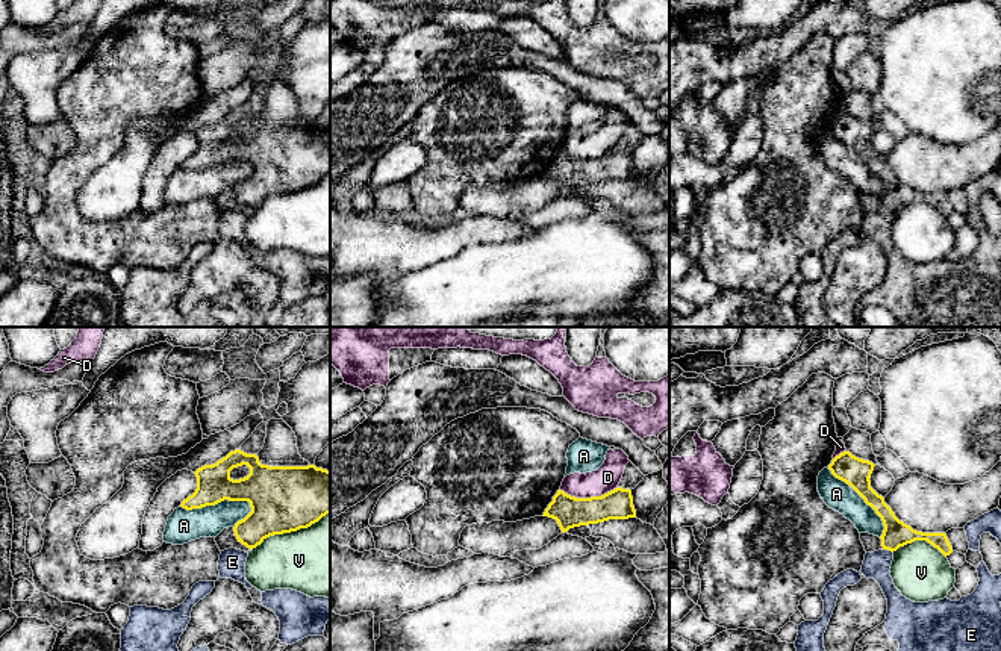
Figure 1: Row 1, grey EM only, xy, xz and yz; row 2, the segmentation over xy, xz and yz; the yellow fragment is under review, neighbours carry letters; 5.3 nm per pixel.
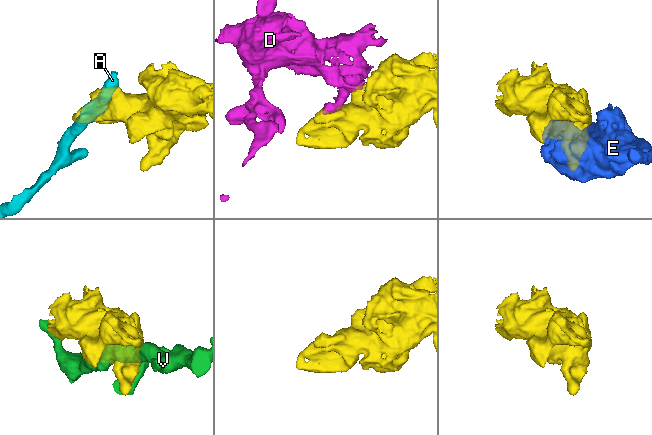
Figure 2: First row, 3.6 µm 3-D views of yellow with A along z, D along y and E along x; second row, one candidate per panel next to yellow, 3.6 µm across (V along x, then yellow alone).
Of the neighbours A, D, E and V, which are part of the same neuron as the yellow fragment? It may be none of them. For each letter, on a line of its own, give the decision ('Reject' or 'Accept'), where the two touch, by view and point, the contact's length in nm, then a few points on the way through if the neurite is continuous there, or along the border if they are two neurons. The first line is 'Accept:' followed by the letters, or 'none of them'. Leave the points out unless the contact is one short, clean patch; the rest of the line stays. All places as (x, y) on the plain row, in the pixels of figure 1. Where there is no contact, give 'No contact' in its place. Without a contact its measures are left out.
Accept: none of them
A: Reject. Touches yellow at xy (218, 162). Shared border 400 nm
D: Reject. Touches yellow at xz (588, 159). Shared border 320 nm. Boundary: xz (617, 147), (600, 156), (589, 158), (571, 158), (559, 150)
E: Reject. Touches yellow at yz (888, 209). Shared border 60 nm. Boundary: yz (883, 209), (892, 214)
V: Reject. Touches yellow at xy (290, 193). Shared border 460 nm

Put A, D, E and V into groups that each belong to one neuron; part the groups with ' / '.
A / D / E / V

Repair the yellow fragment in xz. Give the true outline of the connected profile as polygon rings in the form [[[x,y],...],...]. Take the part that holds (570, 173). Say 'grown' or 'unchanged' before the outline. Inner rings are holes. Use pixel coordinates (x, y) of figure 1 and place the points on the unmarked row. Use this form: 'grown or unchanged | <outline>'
unchanged | [[[616,148],[591,159],[575,159],[559,150],[542,177],[556,180],[565,194],[580,186],[636,179],[636,171],[630,150]]]

